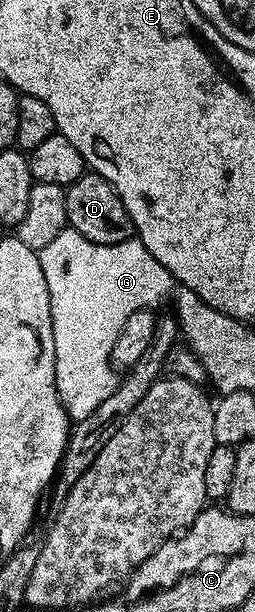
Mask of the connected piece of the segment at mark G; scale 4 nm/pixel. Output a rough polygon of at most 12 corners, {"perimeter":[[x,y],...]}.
{"perimeter":[[70,226],[38,253],[68,421],[117,390],[111,341],[173,277]]}

